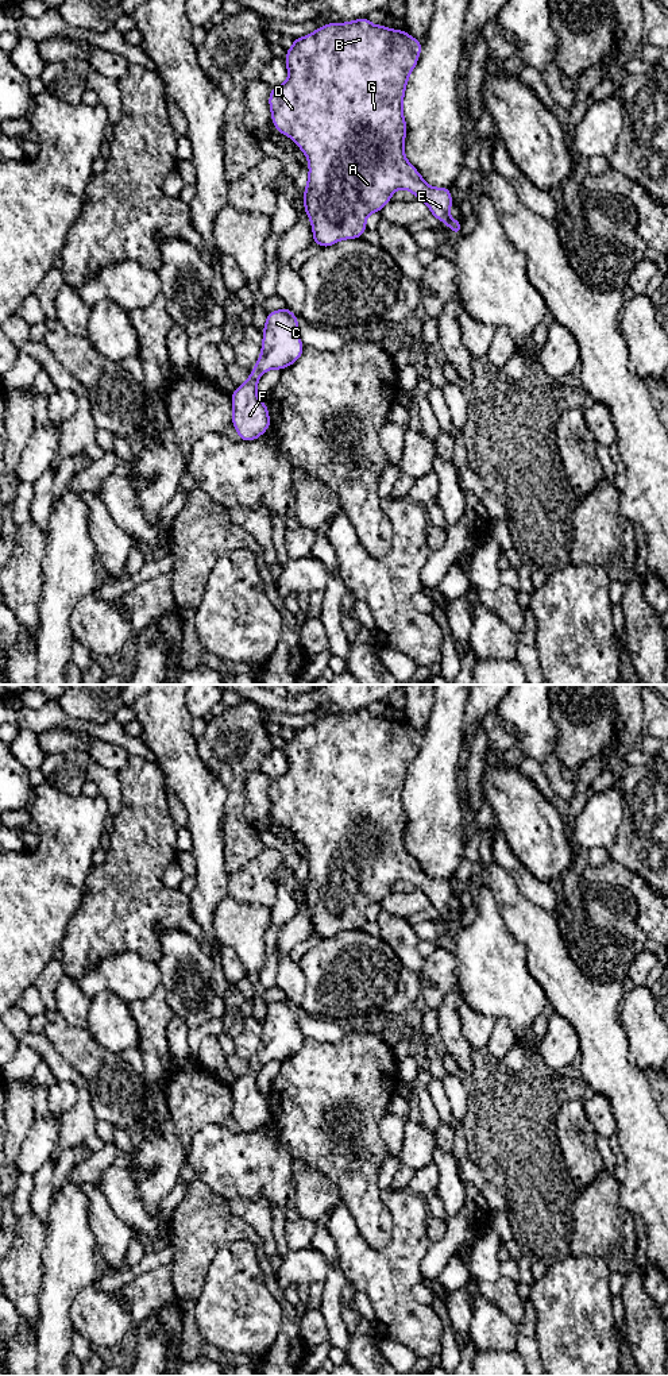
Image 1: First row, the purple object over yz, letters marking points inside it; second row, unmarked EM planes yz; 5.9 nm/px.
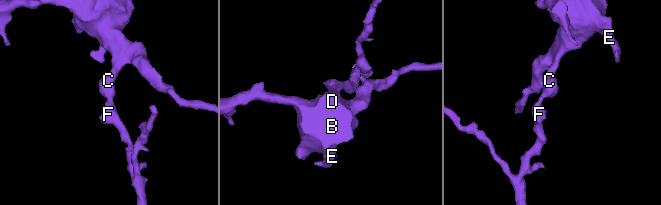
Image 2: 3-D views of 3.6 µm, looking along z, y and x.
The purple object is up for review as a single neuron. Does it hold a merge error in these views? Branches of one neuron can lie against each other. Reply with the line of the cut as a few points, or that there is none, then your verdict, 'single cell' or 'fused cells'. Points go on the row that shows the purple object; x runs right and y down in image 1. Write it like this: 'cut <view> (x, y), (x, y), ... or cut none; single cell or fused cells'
cut none; single cell

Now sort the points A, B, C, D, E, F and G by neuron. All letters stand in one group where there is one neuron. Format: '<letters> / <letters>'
A B C D E F G

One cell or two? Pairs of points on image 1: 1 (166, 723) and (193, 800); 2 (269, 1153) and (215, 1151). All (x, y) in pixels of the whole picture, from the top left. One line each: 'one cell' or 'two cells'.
1: one cell
2: one cell

